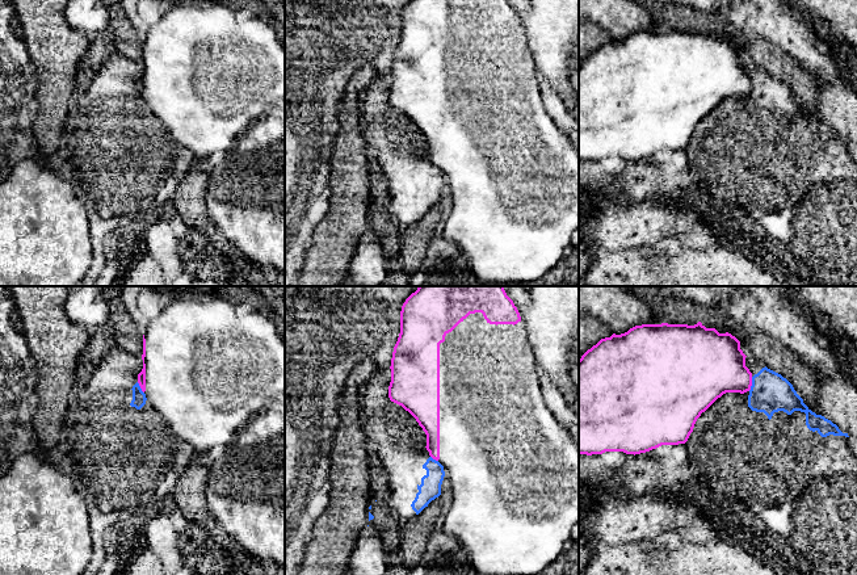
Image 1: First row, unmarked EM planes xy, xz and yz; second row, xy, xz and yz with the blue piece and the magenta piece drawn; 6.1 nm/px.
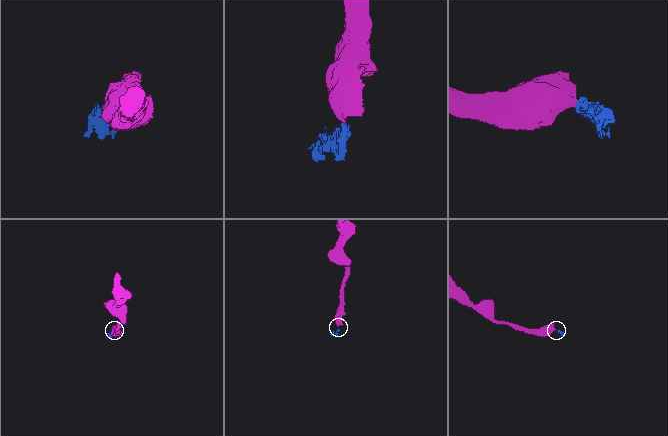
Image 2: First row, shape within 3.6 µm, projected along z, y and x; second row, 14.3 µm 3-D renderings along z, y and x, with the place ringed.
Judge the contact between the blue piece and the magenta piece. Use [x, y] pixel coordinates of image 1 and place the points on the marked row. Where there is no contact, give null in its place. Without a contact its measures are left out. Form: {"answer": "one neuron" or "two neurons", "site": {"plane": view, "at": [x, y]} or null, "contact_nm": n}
{"answer": "two neurons", "site": {"plane": "yz", "at": [752, 383]}, "contact_nm": 90}

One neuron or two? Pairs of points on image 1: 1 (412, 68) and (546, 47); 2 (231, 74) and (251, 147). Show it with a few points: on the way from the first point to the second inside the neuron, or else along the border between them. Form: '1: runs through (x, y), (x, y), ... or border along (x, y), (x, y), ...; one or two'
1: border along (526, 41), (536, 64); two
2: border along (269, 110), (235, 141); two

